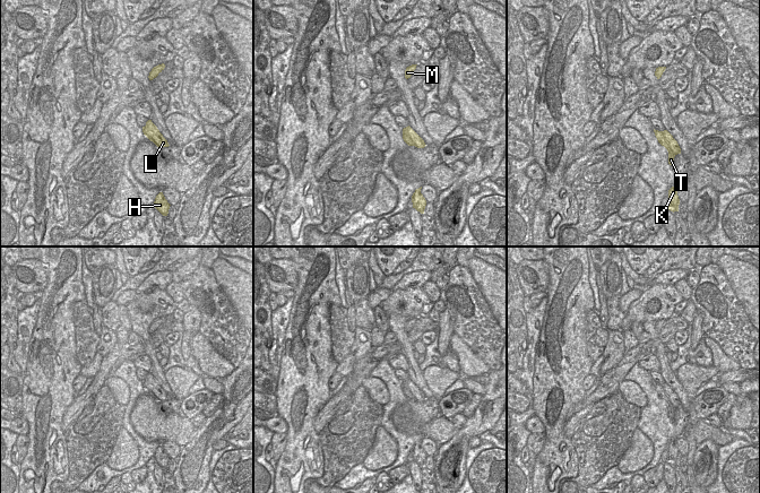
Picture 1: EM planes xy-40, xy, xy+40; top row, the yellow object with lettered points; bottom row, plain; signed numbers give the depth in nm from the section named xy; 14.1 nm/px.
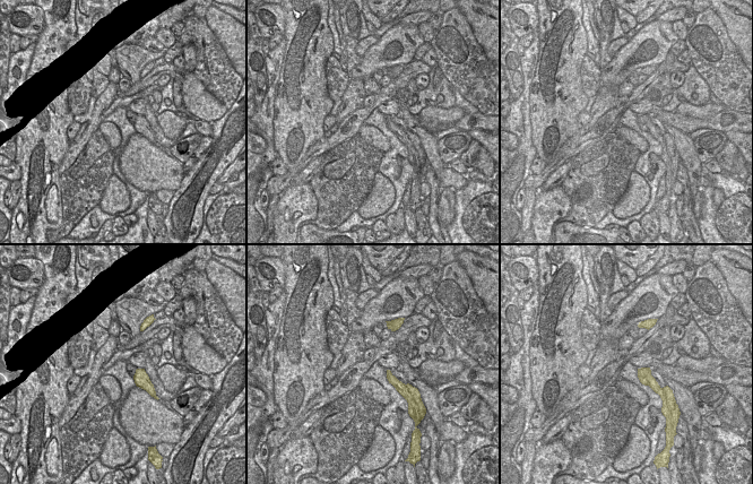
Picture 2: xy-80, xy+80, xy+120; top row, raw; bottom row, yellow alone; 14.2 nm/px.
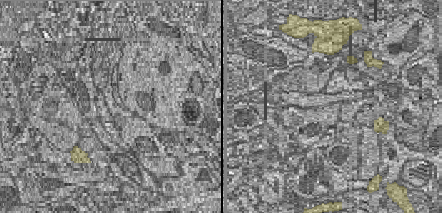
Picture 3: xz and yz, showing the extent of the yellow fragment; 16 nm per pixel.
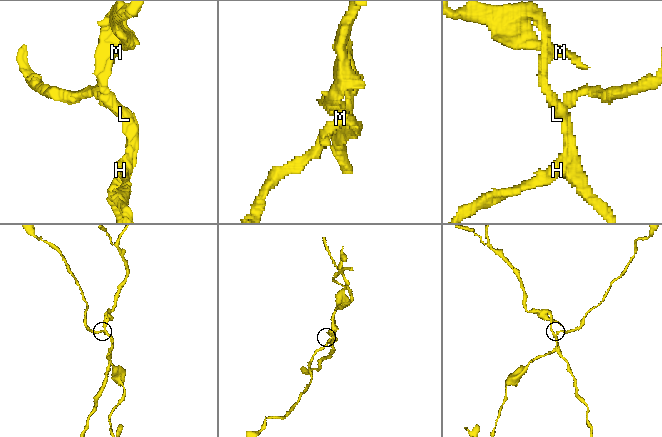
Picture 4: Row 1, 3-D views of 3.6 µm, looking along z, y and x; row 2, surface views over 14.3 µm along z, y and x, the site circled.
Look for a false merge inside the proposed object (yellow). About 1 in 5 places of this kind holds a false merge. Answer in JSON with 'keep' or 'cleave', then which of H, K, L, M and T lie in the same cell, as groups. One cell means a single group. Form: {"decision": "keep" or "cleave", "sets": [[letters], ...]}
{"decision": "cleave", "sets": [["H", "K", "T"], ["L", "M"]]}

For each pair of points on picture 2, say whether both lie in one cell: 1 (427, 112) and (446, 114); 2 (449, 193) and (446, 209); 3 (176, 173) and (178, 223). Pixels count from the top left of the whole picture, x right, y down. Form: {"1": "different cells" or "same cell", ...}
{"1": "same cell", "2": "same cell", "3": "different cells"}

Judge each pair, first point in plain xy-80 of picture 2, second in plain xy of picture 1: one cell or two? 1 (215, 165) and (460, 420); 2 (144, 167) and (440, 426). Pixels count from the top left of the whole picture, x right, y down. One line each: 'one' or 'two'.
1: two
2: one

